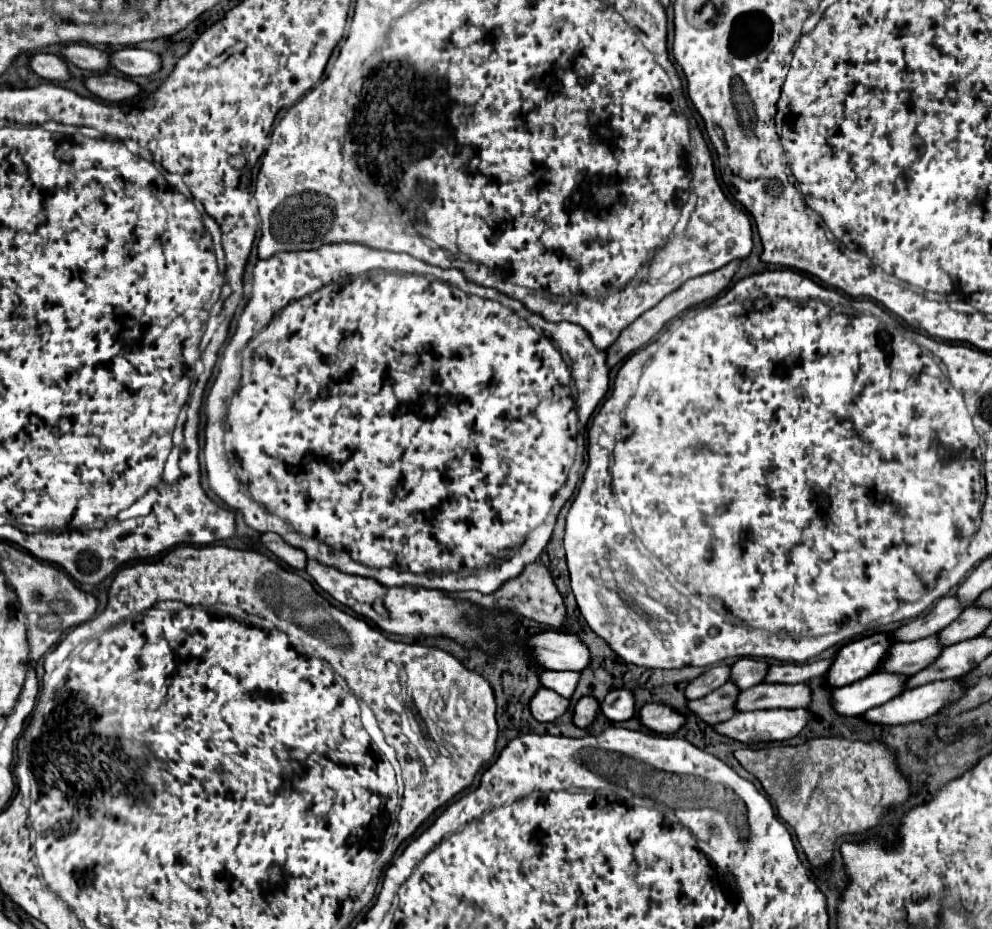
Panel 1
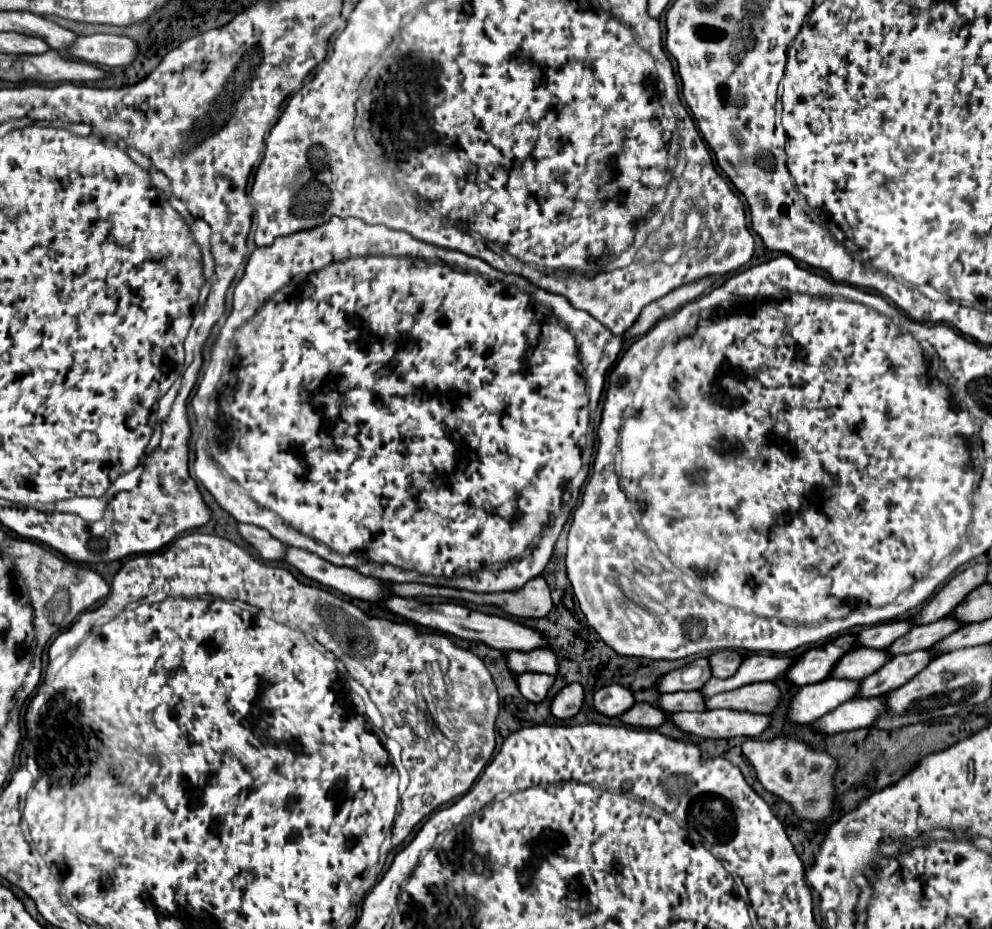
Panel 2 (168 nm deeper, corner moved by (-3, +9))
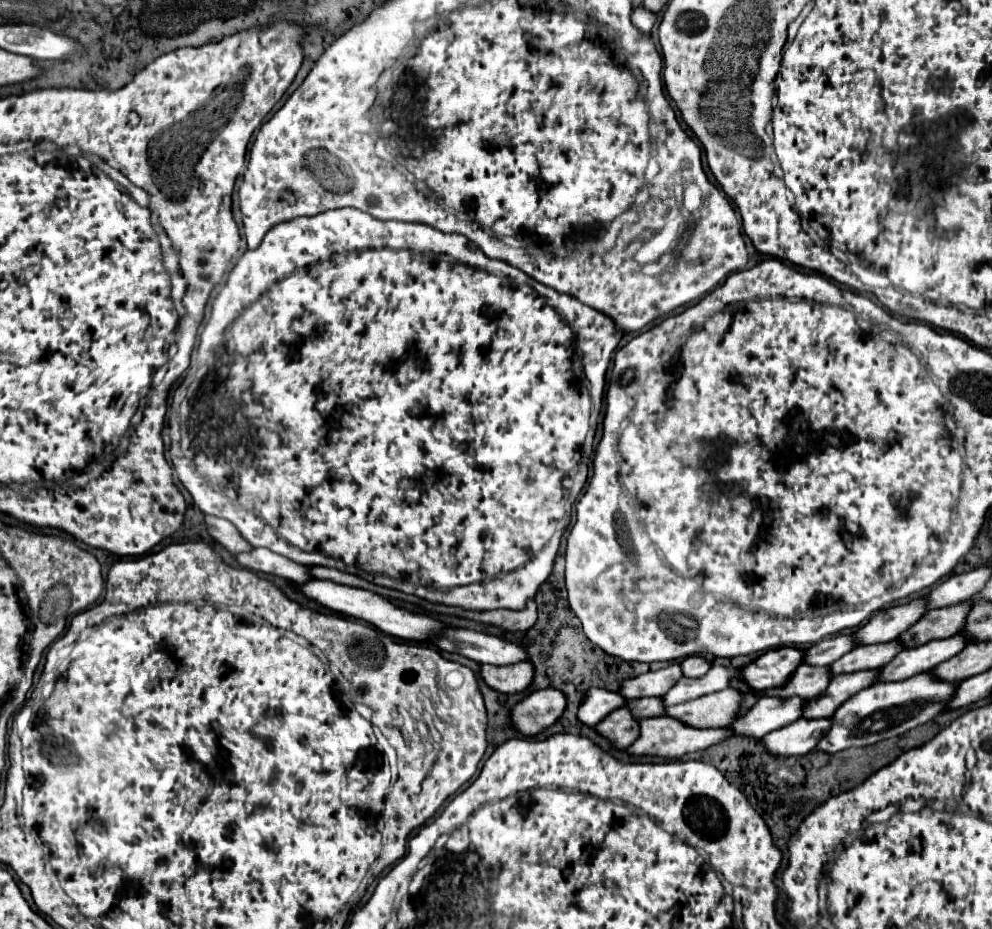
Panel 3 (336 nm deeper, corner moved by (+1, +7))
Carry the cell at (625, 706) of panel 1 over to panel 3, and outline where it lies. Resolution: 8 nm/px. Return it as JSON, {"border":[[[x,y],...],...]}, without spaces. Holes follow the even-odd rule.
{"border":[[[592,687],[586,691],[586,697],[578,709],[578,719],[584,725],[596,727],[604,717],[608,717],[608,713],[612,713],[624,705],[626,705],[626,697],[622,697],[620,693]]]}

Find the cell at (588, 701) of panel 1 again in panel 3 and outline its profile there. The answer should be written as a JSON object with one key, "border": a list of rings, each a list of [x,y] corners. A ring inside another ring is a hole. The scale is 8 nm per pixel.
{"border":[[[560,689],[530,693],[512,709],[512,723],[524,735],[536,735],[550,727],[566,711],[566,695]]]}

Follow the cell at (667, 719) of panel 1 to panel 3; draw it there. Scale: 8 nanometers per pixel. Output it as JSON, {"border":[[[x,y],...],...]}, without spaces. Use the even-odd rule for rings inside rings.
{"border":[[[628,707],[612,711],[612,713],[610,713],[604,721],[600,721],[594,729],[596,729],[600,735],[604,735],[606,739],[610,739],[616,749],[626,749],[626,747],[630,747],[632,741],[636,741],[636,737],[640,735],[638,721],[634,719],[634,715],[632,715],[632,711],[630,711]]]}

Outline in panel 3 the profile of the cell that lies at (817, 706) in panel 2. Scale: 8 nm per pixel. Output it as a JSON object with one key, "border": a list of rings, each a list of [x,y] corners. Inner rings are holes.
{"border":[[[760,697],[758,703],[744,717],[738,717],[730,725],[730,729],[736,735],[760,739],[766,733],[782,729],[784,725],[790,725],[792,721],[800,719],[806,703],[808,699],[802,697]]]}

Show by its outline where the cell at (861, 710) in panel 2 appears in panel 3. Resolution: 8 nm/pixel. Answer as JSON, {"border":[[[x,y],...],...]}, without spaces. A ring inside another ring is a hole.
{"border":[[[830,717],[824,719],[798,719],[792,725],[786,725],[784,729],[778,729],[774,733],[768,733],[764,737],[764,745],[770,753],[780,757],[790,755],[806,755],[812,751],[812,745],[828,733],[828,725],[832,725]]]}

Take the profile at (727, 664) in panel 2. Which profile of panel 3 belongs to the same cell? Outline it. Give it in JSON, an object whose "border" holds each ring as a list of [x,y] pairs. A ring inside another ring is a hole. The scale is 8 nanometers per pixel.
{"border":[[[688,657],[682,661],[684,677],[704,677],[712,665],[704,657]]]}

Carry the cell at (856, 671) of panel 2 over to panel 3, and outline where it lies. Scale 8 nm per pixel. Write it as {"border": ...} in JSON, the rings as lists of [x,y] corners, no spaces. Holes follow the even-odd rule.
{"border":[[[800,665],[800,669],[796,669],[796,673],[788,681],[788,685],[784,685],[782,689],[768,689],[768,691],[764,691],[764,695],[778,695],[778,697],[798,695],[798,697],[814,699],[814,697],[820,697],[820,693],[824,693],[824,689],[828,689],[828,681],[832,681],[830,667]]]}

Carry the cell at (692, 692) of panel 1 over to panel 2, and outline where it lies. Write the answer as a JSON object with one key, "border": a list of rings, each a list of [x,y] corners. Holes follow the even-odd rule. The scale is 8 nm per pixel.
{"border":[[[694,659],[692,663],[674,669],[666,675],[662,675],[654,689],[658,693],[676,693],[676,691],[696,691],[698,687],[704,685],[704,681],[708,681],[712,677],[708,661],[706,659]]]}

